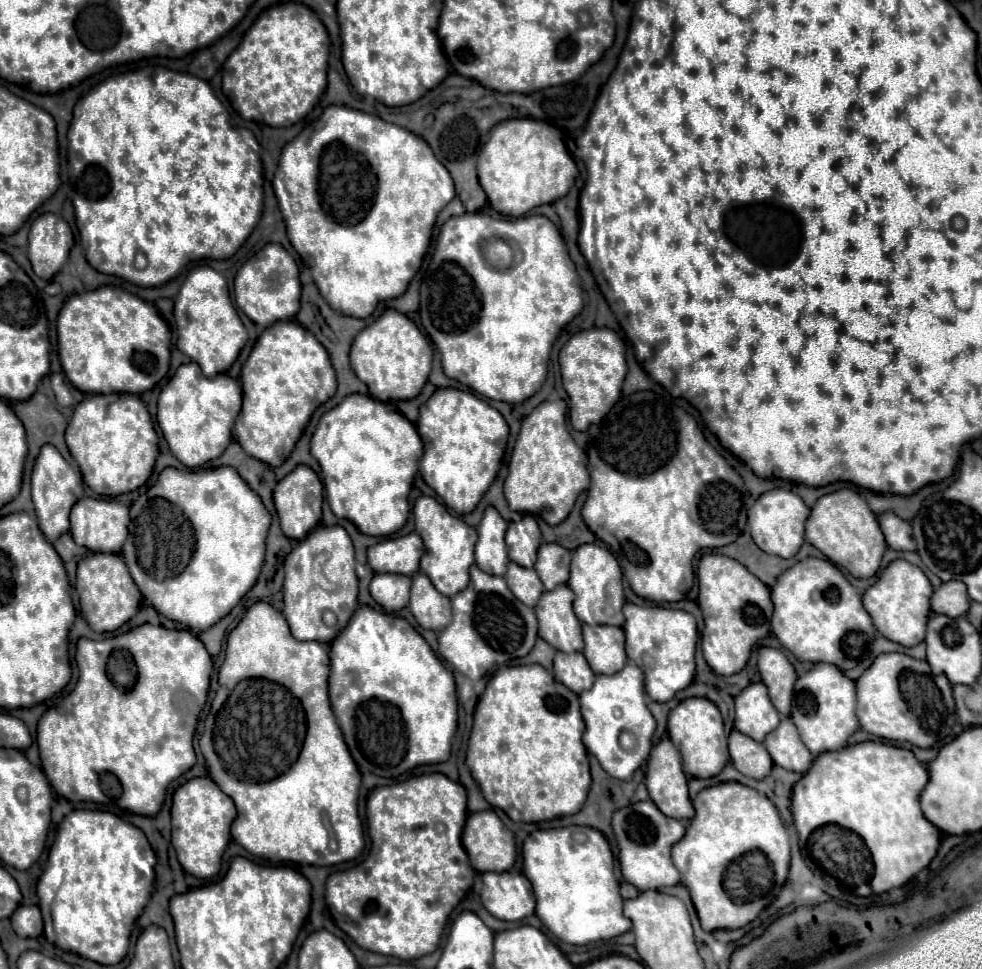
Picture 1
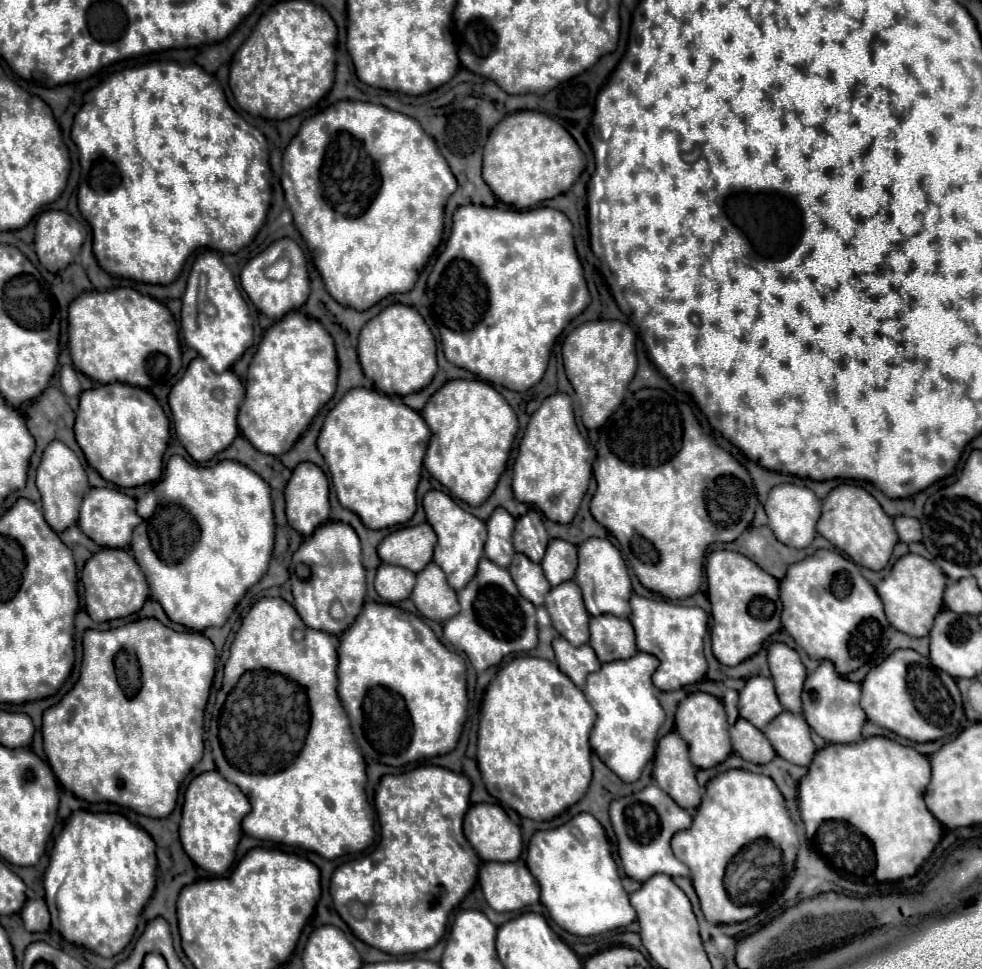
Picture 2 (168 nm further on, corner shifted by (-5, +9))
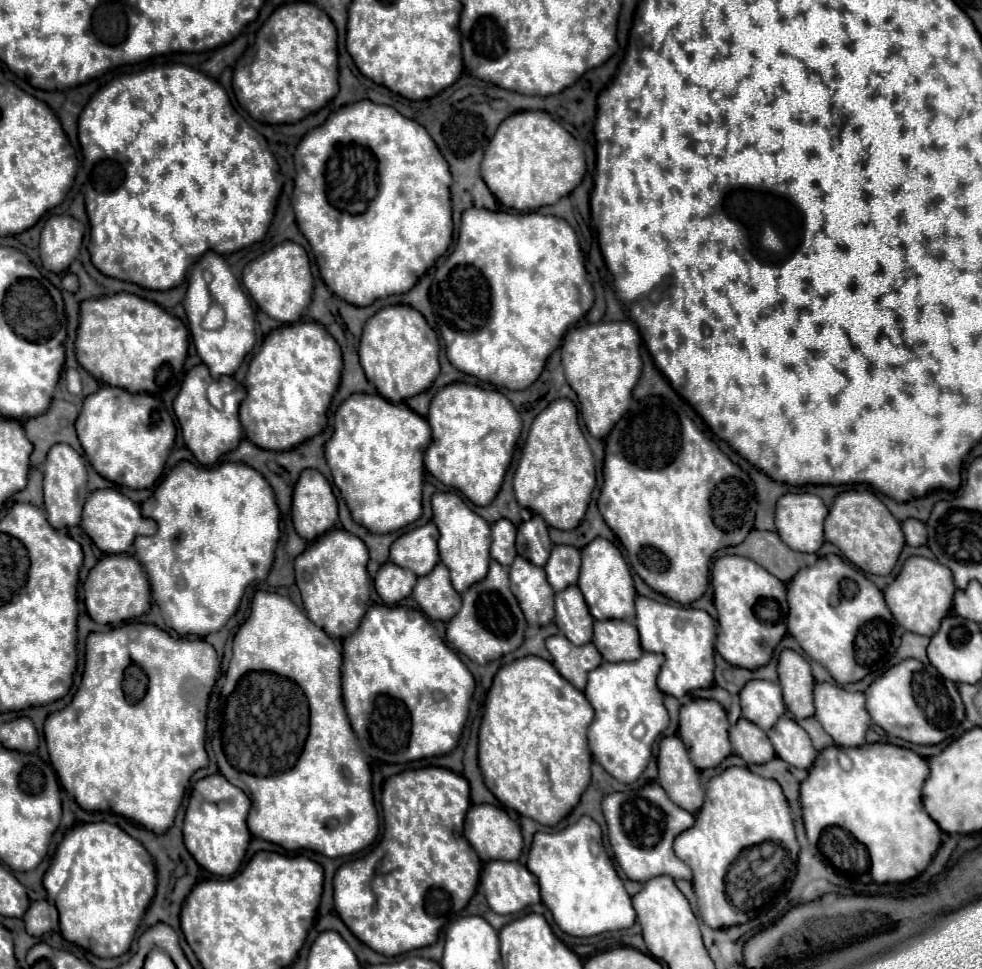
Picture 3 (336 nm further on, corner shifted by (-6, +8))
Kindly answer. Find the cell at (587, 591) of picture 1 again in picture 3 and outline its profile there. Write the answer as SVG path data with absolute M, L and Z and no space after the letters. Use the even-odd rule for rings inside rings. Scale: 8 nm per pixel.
M595 538L581 550L581 576L579 576L579 590L585 596L589 612L597 618L619 618L619 620L633 620L635 618L635 586L629 572L627 562L623 560L621 552L605 538Z

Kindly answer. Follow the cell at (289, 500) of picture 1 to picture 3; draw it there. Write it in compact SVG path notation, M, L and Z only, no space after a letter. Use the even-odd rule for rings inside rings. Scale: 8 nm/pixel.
M303 470L293 490L293 526L307 542L317 540L337 522L337 500L331 484L317 470Z

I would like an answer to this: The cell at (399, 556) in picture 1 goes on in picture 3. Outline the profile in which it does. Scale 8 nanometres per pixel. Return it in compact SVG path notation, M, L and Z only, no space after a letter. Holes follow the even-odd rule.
M433 522L405 532L391 546L391 562L401 568L409 568L417 576L429 574L439 562L437 538L439 532Z

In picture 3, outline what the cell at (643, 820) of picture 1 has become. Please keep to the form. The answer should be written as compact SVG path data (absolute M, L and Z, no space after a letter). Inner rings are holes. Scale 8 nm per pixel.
M657 782L631 792L607 794L601 802L601 810L607 820L607 832L613 854L627 878L637 882L647 882L655 876L691 880L691 868L675 856L673 840L685 828L691 828L695 824L695 816L673 804Z

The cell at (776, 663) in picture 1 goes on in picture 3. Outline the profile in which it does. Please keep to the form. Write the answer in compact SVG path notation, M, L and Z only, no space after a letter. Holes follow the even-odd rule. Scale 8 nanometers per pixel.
M783 650L779 656L777 672L783 688L785 706L795 716L795 720L813 716L815 714L815 708L813 708L815 680L813 680L809 662L793 650Z

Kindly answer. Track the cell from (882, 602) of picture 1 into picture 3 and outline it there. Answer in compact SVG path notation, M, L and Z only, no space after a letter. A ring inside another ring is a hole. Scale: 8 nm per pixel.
M911 556L899 576L895 578L893 584L885 588L885 602L889 610L893 612L895 620L899 626L903 626L909 632L921 634L921 636L933 636L941 624L941 620L949 614L953 594L955 594L955 584L953 584L953 574L949 568L943 564L923 558L923 556Z

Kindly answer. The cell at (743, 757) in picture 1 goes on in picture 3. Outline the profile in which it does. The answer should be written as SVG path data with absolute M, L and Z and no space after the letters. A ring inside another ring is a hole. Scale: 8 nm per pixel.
M739 718L739 722L729 728L729 740L732 751L741 756L745 762L765 764L771 758L775 758L775 750L767 734L745 718Z

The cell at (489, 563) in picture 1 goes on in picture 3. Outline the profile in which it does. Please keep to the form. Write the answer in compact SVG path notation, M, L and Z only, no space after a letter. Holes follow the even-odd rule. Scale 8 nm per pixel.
M499 520L491 526L493 542L491 542L491 558L497 560L501 566L509 566L517 552L515 552L515 526L509 520Z

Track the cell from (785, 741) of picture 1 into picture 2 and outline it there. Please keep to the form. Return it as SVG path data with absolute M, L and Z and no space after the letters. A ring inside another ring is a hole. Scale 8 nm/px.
M790 711L780 713L772 723L768 723L764 735L770 739L776 753L794 765L810 765L816 753L808 723L802 715Z

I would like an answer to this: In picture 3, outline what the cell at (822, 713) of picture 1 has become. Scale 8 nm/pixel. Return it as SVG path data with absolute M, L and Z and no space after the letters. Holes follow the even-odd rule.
M815 684L815 718L821 722L825 732L839 746L863 746L865 734L871 726L871 716L865 708L865 694L847 692L835 684Z

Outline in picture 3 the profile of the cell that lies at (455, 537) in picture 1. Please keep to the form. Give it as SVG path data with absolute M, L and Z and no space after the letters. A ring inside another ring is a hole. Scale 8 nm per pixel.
M437 492L431 498L431 506L433 506L433 522L437 524L441 538L439 538L439 556L441 562L449 568L451 572L451 584L457 592L467 592L477 580L483 580L487 576L487 566L489 566L489 544L491 544L491 526L487 524L487 520L483 520L479 514L475 514L463 500L459 494L455 492Z

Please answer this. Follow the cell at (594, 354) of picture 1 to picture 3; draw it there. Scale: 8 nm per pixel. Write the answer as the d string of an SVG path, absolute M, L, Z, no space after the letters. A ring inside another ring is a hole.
M599 322L573 328L565 336L561 348L565 378L577 394L580 412L593 438L605 438L613 424L627 412L631 392L641 376L641 336L631 324L633 322Z

